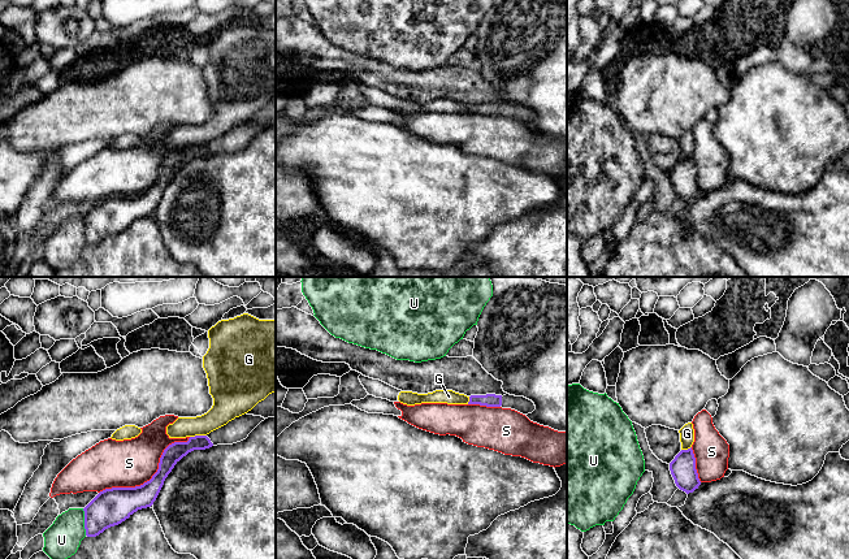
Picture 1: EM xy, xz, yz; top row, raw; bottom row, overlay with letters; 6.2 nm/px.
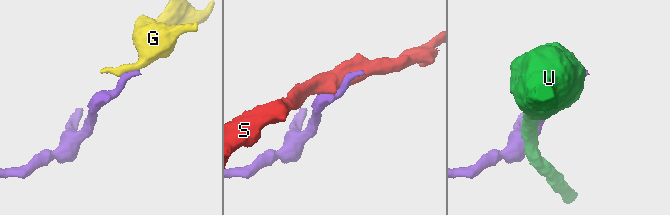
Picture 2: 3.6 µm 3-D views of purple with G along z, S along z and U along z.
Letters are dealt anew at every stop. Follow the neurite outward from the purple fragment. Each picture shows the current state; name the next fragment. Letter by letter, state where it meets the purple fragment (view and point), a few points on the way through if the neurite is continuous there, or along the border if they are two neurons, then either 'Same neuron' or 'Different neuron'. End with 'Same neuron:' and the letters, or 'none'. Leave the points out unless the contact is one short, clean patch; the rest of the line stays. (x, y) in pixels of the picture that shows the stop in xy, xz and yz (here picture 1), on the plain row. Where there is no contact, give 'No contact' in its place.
G: Touches purple at xy (198, 144). Boundary: xy (206, 143), (190, 146). Different neuron
S: Touches purple at xy (152, 186). Different neuron
U: Touches purple at xy (85, 230). Different neuron
Same neuron: none

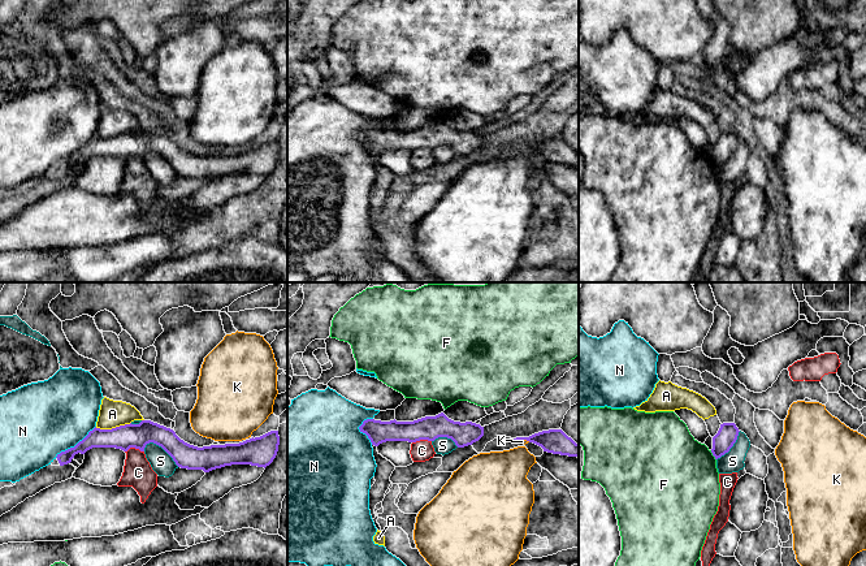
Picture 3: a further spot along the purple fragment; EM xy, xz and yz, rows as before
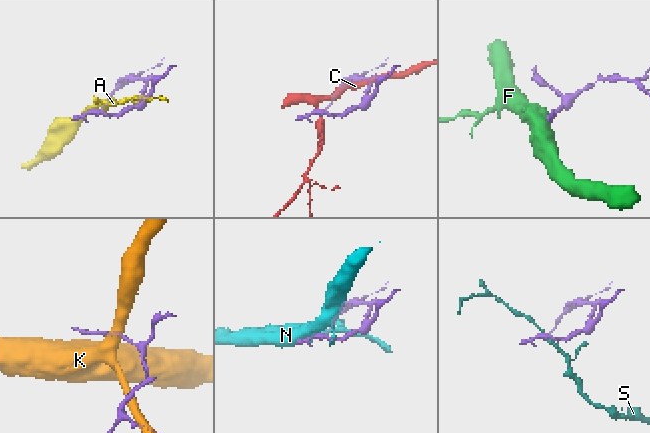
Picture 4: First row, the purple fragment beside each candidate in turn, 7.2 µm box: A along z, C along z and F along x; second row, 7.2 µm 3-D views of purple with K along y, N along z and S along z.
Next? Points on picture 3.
A: Touches purple at xy (112, 137). Boundary: xy (130, 130), (111, 137), (95, 135). Different neuron
C: Touches purple at xy (134, 155). Different neuron
F: Touches purple at yz (713, 163). Different neuron
K: Touches purple at xz (524, 147). Different neuron
N: Touches purple at xy (76, 154). Different neuron
S: Touches purple at xy (163, 156). Boundary: xy (144, 154), (150, 151), (157, 152), (178, 175). Different neuron
Same neuron: none

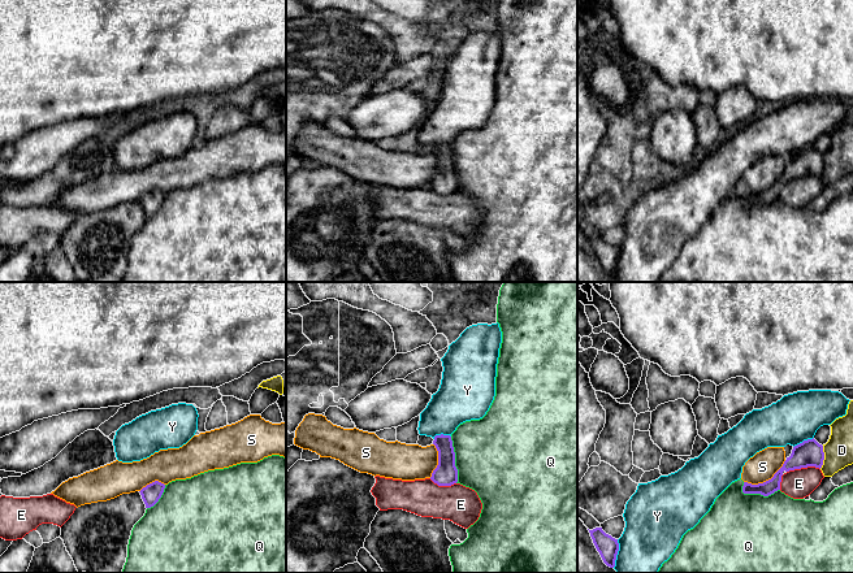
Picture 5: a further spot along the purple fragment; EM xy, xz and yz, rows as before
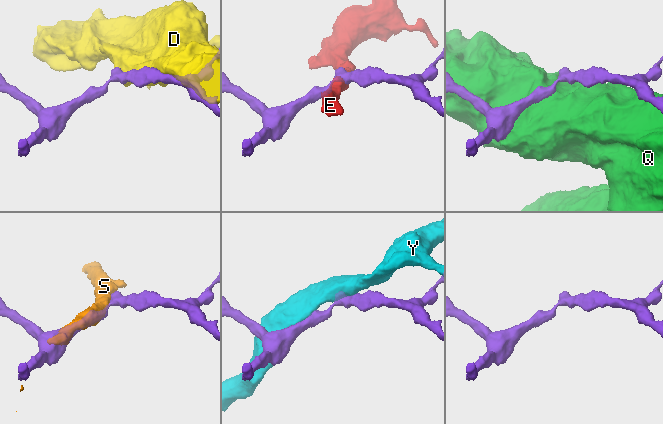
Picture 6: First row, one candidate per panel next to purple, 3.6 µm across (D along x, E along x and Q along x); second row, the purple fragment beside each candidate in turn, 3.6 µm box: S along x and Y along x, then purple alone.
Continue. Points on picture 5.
D: Touches purple at yz (823, 166). Different neuron
E: Touches purple at yz (802, 176). Different neuron
Q: Touches purple at yz (758, 202). Different neuron
S: Touches purple at yz (766, 190). Different neuron
Y: Touches purple at yz (804, 150). Different neuron
Same neuron: none

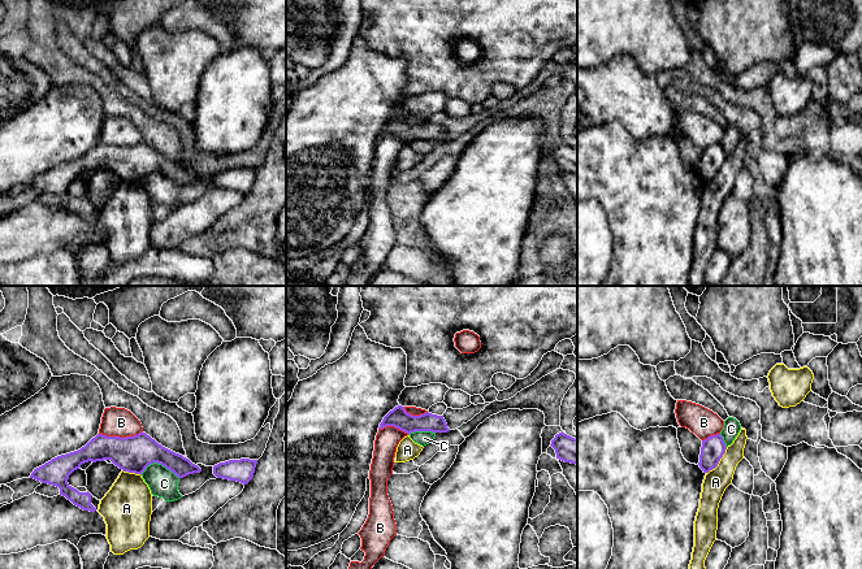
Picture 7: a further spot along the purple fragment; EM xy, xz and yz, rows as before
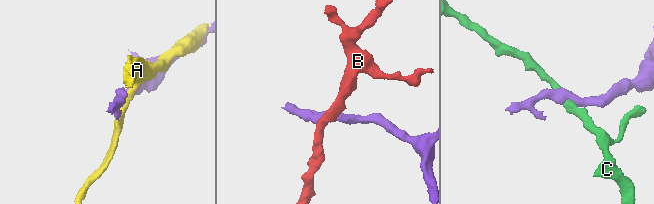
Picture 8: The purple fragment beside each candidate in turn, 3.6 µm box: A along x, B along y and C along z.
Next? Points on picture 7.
A: Touches purple at yz (719, 169). Different neuron
B: Touches purple at xy (118, 146). Boundary: xy (142, 139), (125, 146), (99, 143). Different neuron
C: Touches purple at xy (160, 172). Boundary: xy (141, 182), (148, 174), (160, 172), (178, 187). Different neuron
Same neuron: none

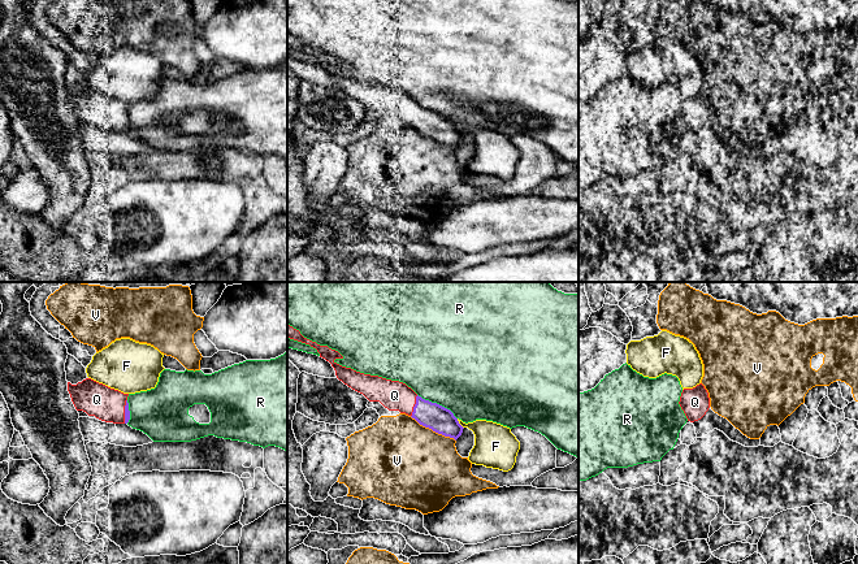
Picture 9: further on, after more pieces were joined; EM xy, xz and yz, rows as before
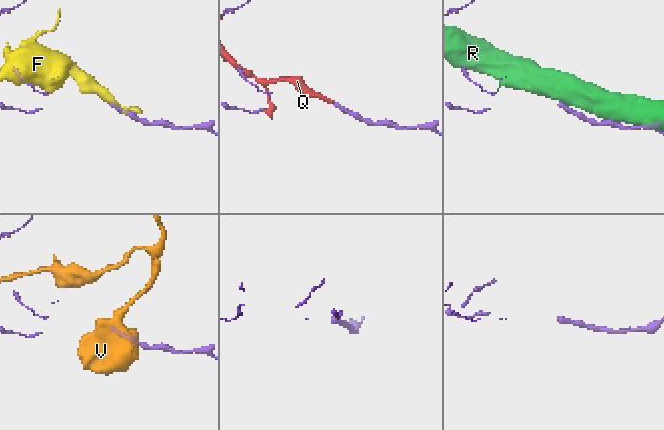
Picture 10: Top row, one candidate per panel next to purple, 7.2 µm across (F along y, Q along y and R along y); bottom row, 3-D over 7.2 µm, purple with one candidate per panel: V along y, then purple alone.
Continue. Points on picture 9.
F: Touches purple at xz (459, 133). Different neuron
Q: Touches purple at xz (415, 115). Same neuron
R: Touches purple at xz (438, 113). Different neuron
V: Touches purple at xz (433, 139). Different neuron
Same neuron: Q

